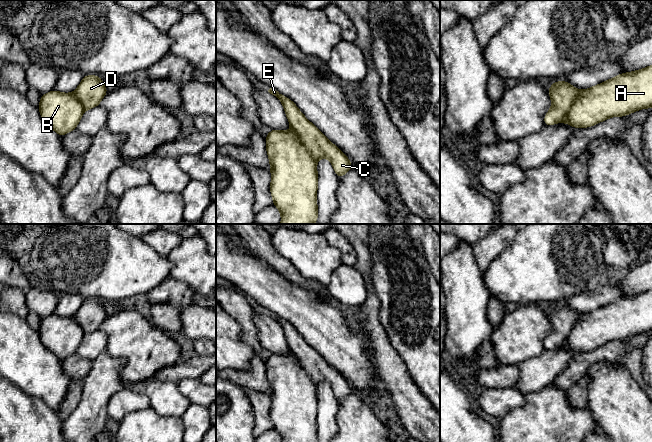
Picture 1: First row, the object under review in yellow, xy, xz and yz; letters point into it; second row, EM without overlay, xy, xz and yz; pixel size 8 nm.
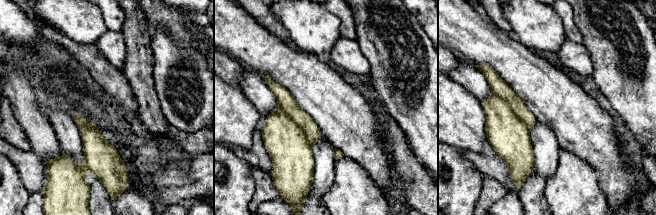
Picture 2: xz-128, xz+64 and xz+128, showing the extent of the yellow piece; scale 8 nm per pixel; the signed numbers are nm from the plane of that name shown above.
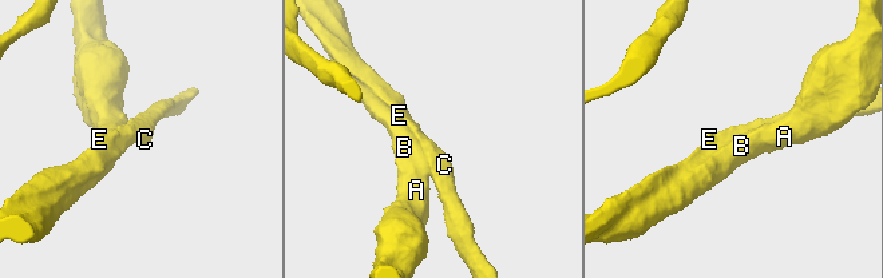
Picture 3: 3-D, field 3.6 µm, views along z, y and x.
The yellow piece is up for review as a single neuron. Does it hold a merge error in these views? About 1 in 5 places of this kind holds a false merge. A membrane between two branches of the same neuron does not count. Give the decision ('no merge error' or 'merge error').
merge error

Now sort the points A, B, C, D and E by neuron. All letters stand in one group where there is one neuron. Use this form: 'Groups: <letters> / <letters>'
Groups: A B / C D E

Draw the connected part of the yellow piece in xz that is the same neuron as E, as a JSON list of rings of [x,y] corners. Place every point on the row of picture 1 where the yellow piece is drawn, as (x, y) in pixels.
[[[273,88],[268,92],[282,103],[292,130],[312,155],[315,163],[320,158],[328,158],[339,180],[352,169],[348,157],[303,115],[293,101]]]

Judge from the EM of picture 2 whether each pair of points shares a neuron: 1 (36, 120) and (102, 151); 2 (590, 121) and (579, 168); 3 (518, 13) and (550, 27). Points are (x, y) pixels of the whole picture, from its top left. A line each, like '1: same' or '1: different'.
1: different
2: different
3: same

